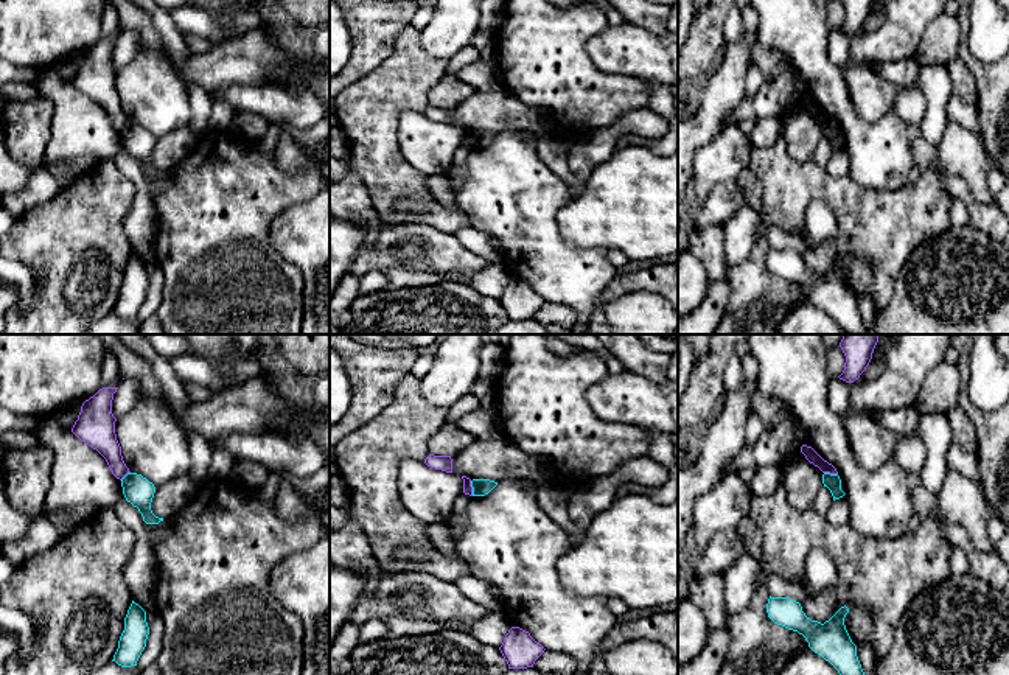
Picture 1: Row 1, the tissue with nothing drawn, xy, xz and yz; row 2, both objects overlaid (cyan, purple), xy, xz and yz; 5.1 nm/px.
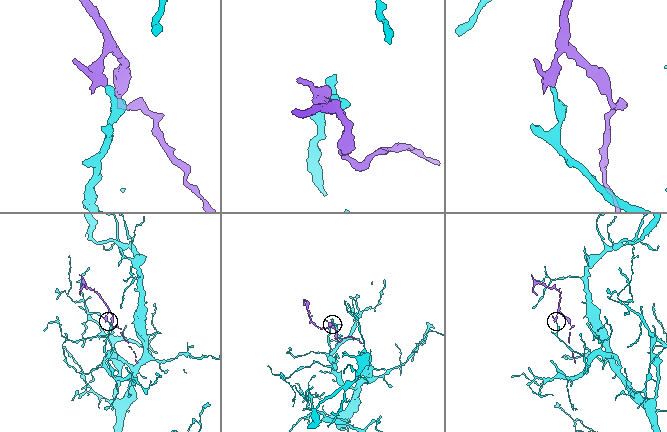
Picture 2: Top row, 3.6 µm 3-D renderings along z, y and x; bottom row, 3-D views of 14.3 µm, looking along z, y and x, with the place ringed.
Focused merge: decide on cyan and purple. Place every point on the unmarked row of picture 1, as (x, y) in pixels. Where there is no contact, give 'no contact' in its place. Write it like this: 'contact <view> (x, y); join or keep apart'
contact xz (473, 140); keep apart

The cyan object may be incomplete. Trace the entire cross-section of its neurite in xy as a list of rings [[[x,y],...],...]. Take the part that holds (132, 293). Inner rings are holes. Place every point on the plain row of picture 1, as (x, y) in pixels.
[[[132,252],[124,269],[124,282],[118,292],[118,300],[113,311],[121,319],[137,317],[141,303],[146,299],[149,278],[146,274],[146,263]]]

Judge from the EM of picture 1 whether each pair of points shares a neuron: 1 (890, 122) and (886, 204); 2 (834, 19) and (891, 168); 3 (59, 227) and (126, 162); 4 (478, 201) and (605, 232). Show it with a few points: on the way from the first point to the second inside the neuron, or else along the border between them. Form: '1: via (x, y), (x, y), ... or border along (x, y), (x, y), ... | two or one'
1: border along (852, 178), (863, 187), (888, 190), (907, 182) | two
2: border along (826, 16), (826, 22), (832, 30) | two
3: border along (111, 160), (131, 181), (132, 202) | two
4: border along (576, 193), (557, 227), (582, 248) | two

